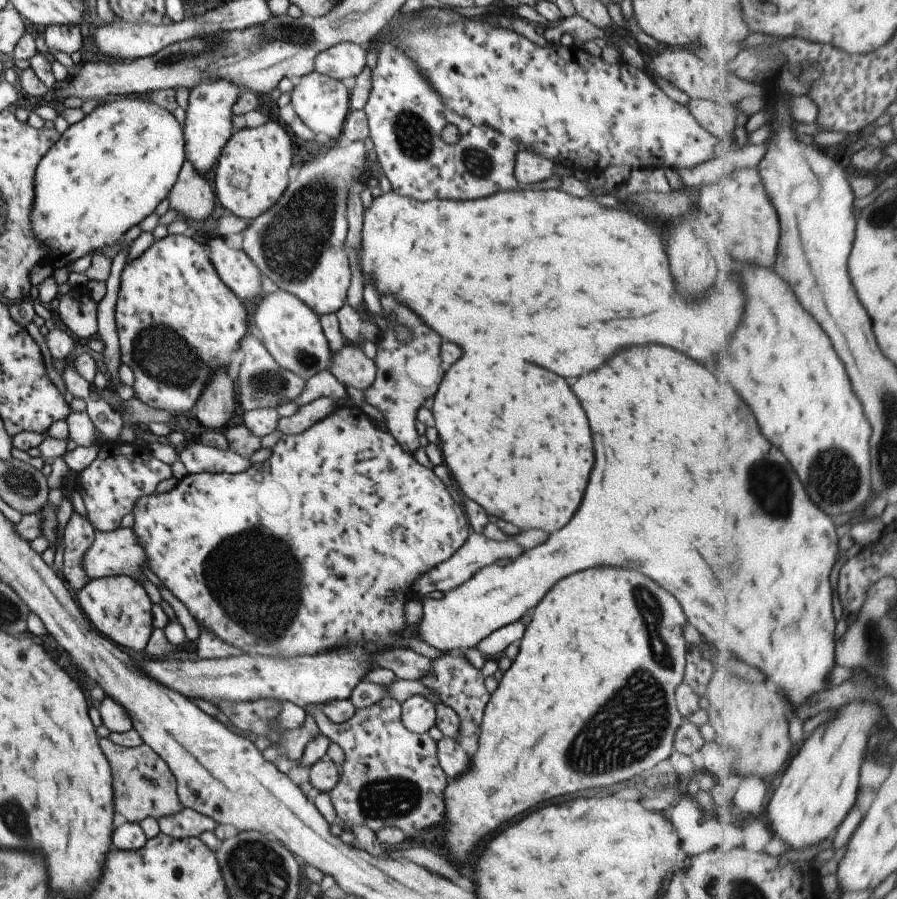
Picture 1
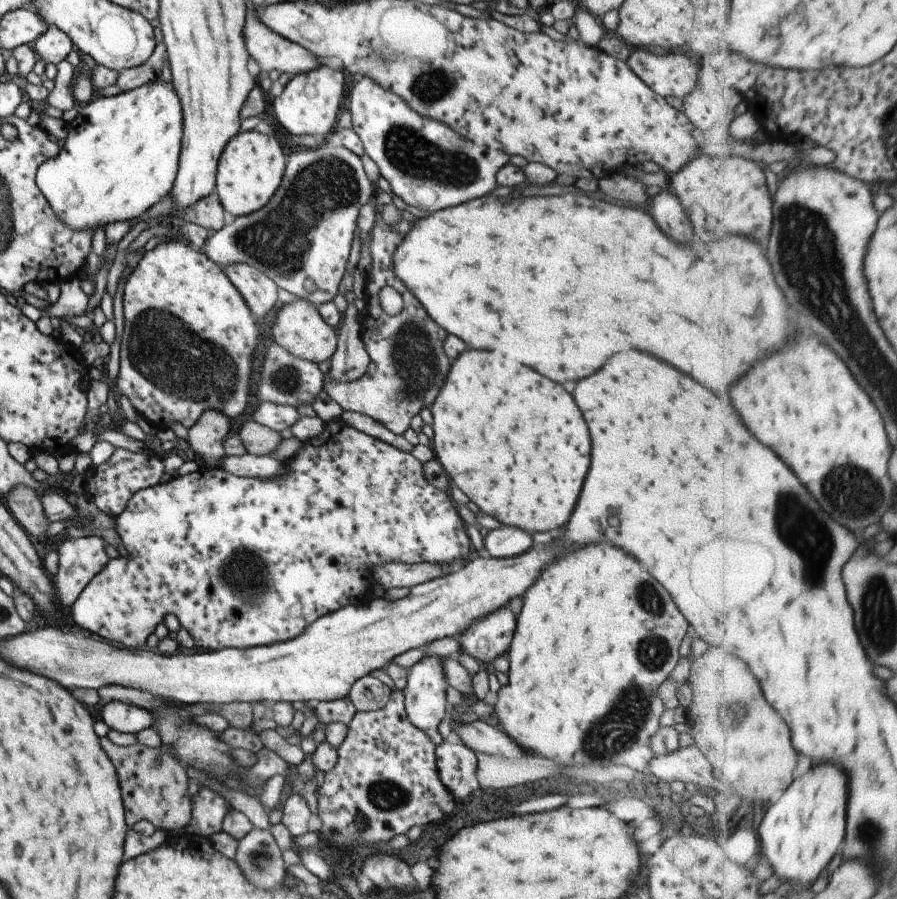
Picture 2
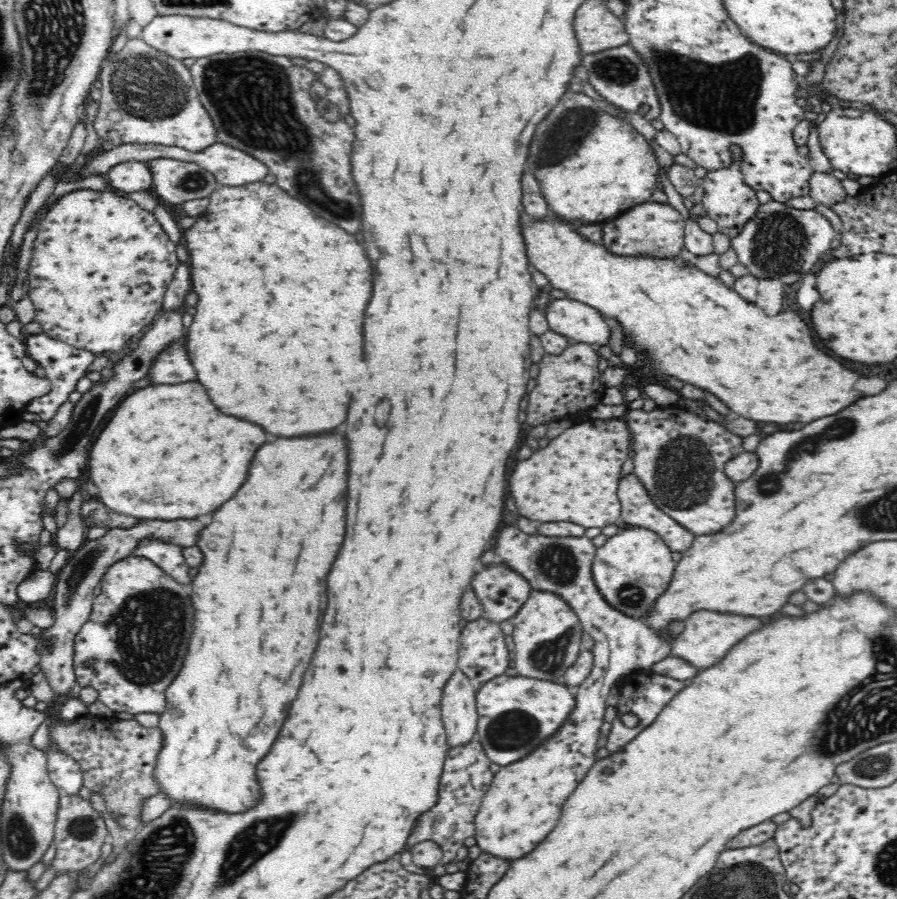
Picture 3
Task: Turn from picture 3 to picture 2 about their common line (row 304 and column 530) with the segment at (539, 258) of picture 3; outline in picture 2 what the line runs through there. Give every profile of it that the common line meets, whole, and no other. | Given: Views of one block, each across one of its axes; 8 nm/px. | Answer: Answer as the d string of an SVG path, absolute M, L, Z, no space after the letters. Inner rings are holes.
M590 544L578 552L566 554L564 558L560 558L560 562L556 562L556 566L548 566L548 570L544 570L544 578L540 578L540 582L536 582L536 586L532 586L532 590L528 590L528 594L524 596L524 608L522 608L520 616L516 617L517 627L514 636L511 637L511 645L507 652L508 683L501 686L497 692L498 700L488 708L496 713L497 725L528 754L540 756L540 758L550 758L562 766L622 764L622 766L642 772L649 762L657 757L651 747L651 738L659 731L660 716L666 710L658 695L658 688L676 668L676 664L681 658L678 648L680 648L682 638L691 631L689 622L672 602L670 594L648 574L648 570L638 560L624 554L620 548L616 548L612 544Z

